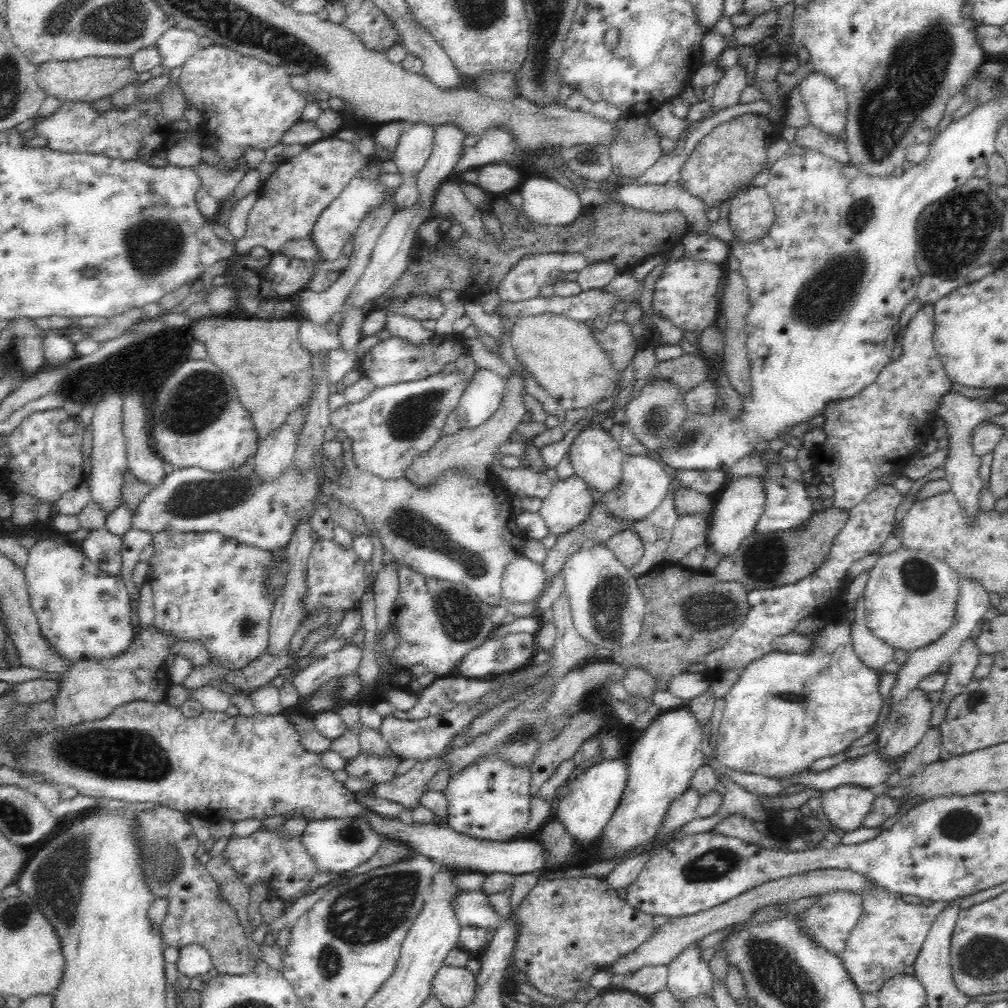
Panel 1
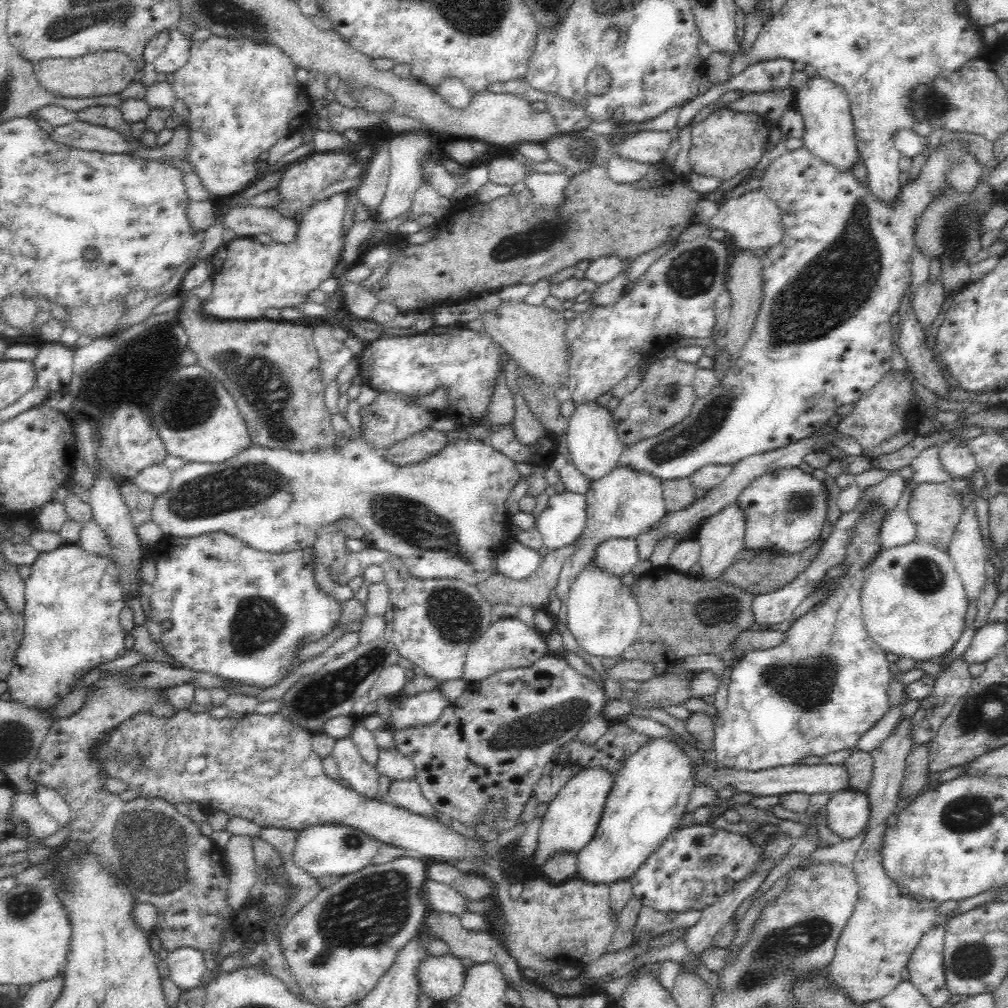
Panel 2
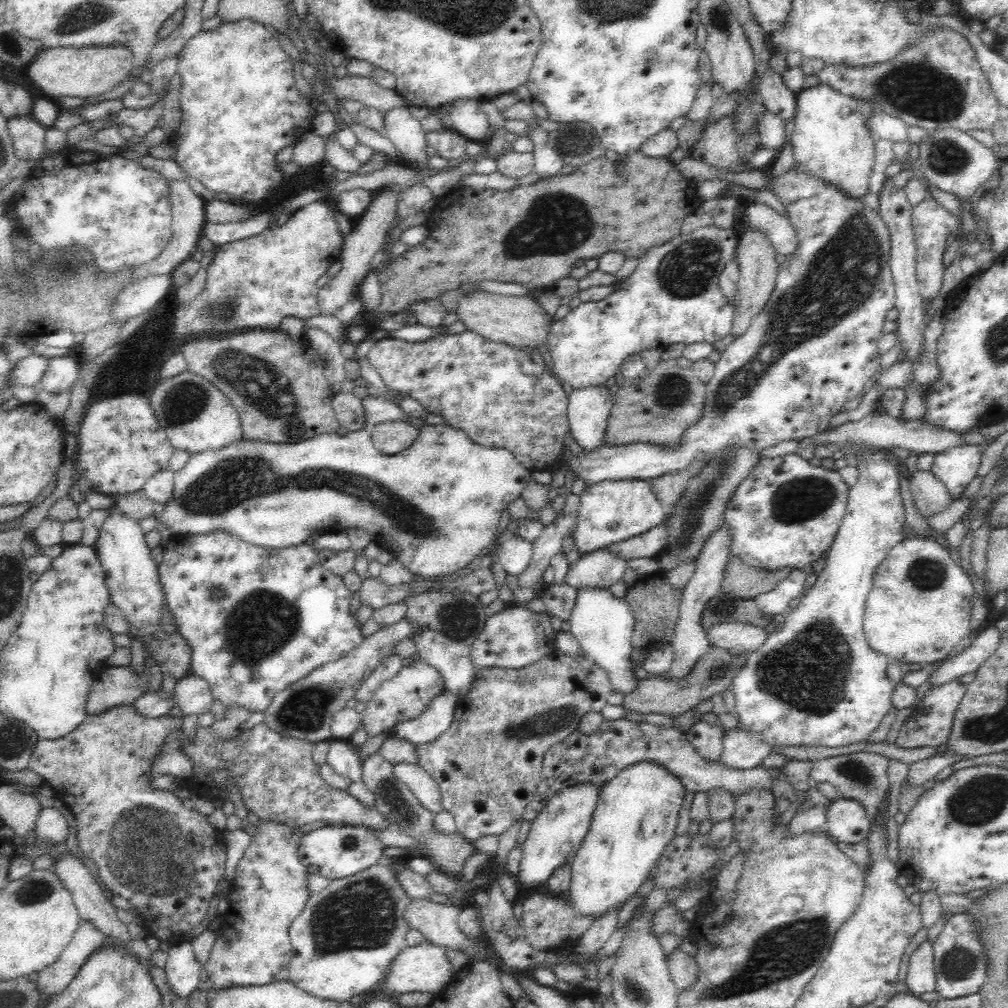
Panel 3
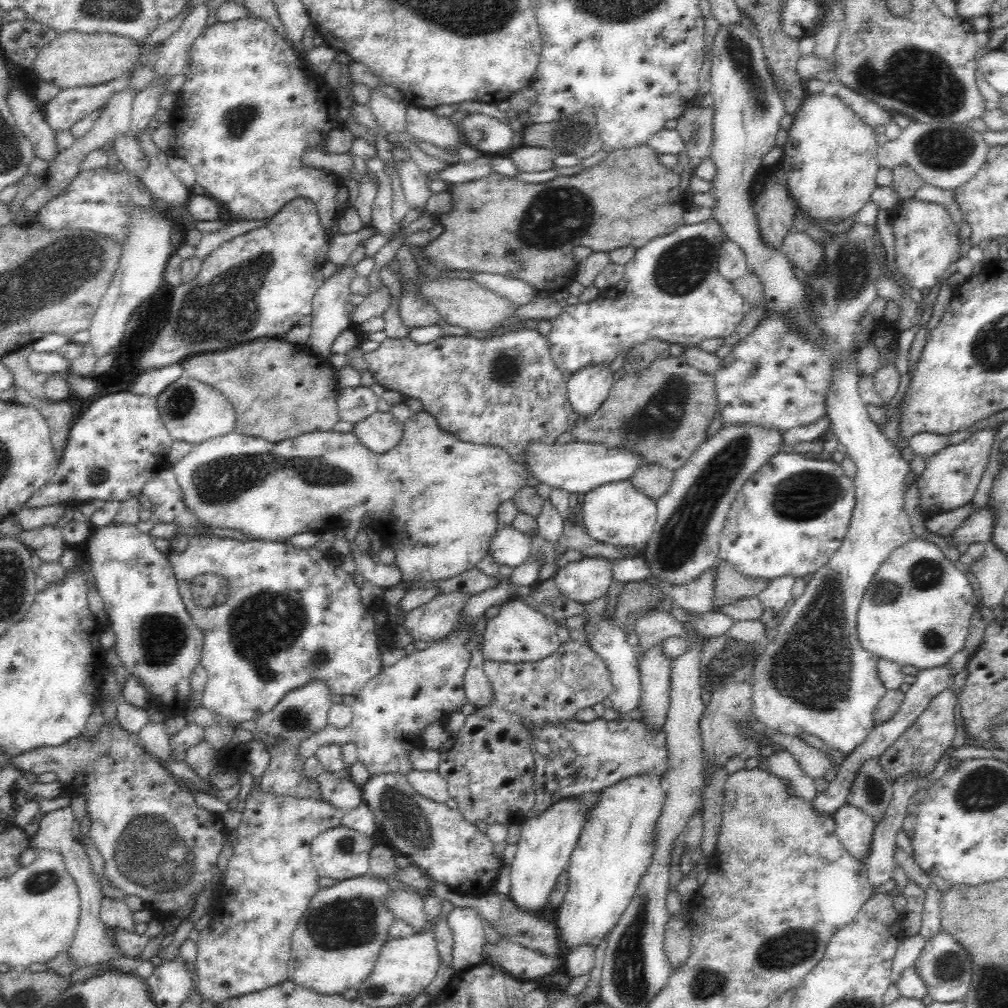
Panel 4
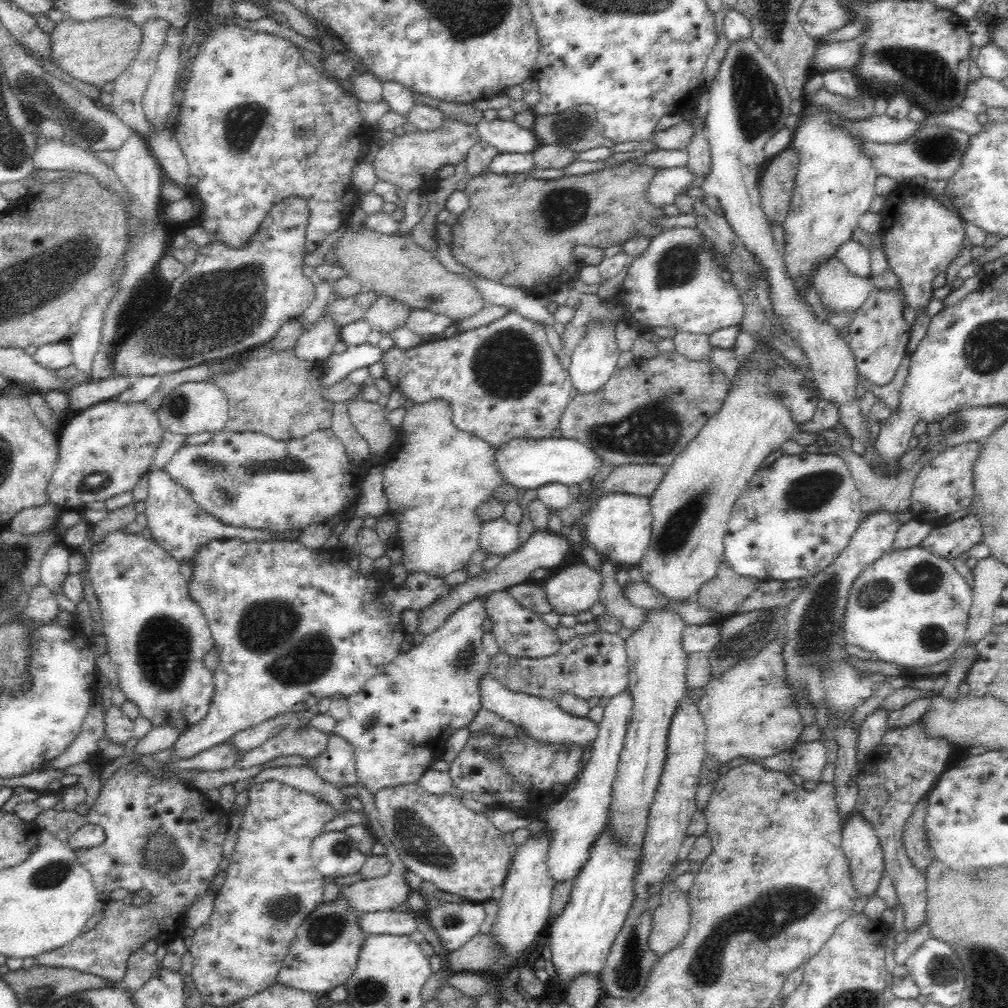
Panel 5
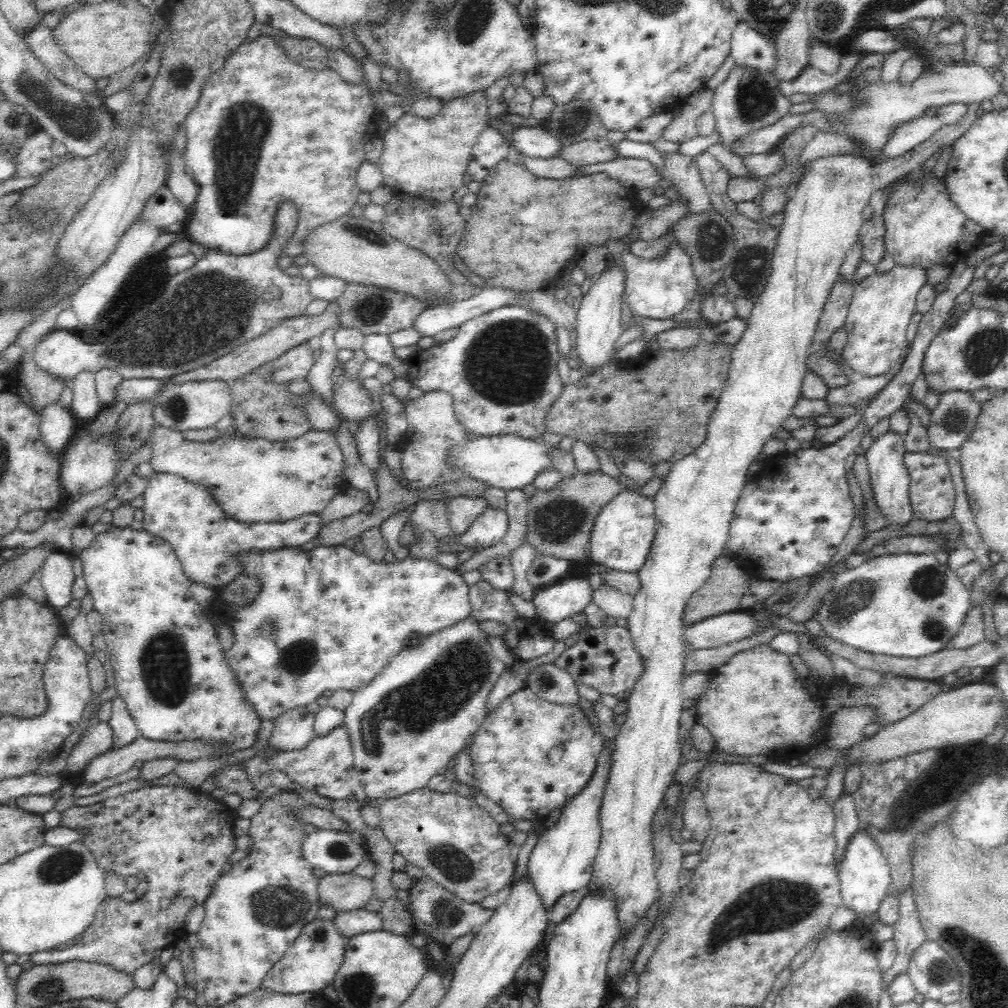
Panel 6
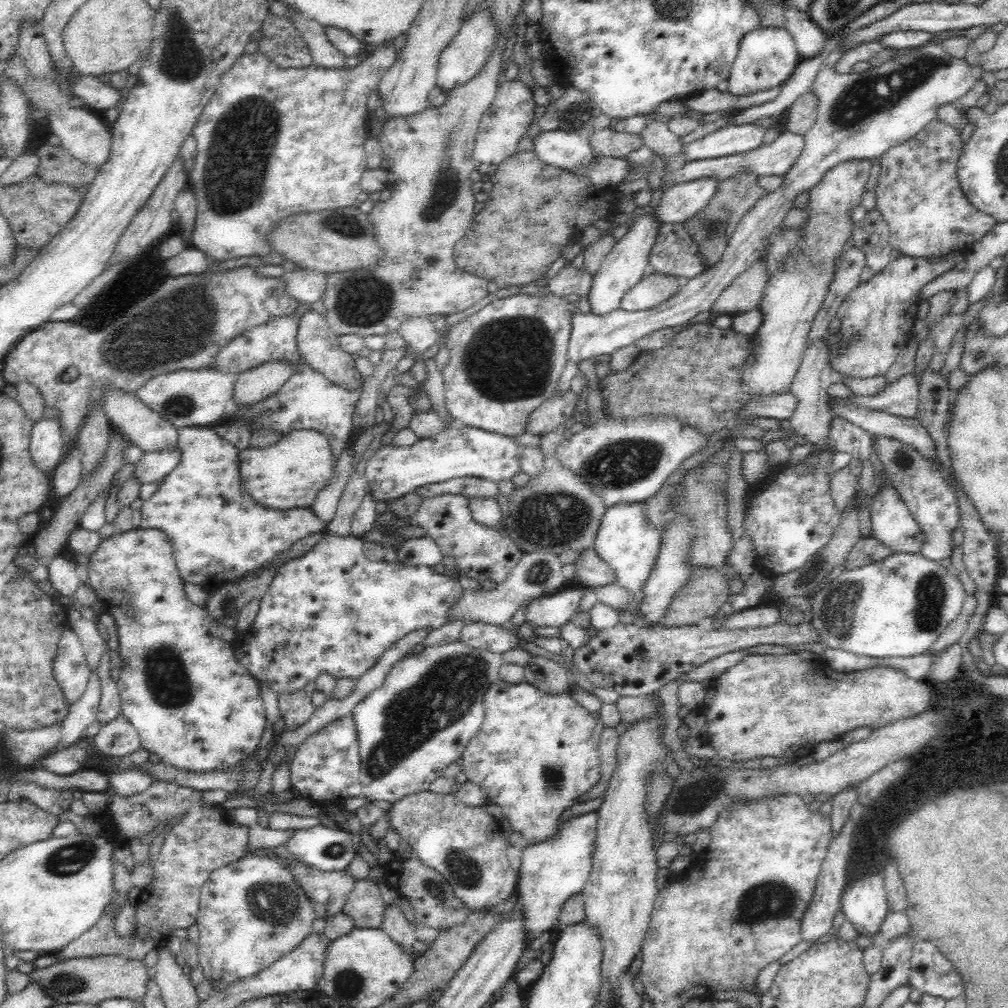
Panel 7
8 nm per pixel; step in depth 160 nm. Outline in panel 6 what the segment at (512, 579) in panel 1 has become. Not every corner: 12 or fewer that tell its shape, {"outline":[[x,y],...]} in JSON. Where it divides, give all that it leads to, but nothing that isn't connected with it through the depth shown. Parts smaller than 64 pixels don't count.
{"outline":[[488,507],[460,536],[468,548],[505,537],[507,512]]}

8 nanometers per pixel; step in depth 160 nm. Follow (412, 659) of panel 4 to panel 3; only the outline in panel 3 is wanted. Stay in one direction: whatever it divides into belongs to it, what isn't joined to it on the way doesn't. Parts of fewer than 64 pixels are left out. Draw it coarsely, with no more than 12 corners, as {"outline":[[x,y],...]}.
{"outline":[[420,660],[384,682],[361,714],[368,736],[393,735],[446,689]]}

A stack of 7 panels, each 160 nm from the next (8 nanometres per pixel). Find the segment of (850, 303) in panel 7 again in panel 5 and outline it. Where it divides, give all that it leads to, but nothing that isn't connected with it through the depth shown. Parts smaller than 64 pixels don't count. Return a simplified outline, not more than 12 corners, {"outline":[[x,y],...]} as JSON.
{"outline":[[875,289],[846,339],[859,374],[878,386],[907,354],[900,295]]}

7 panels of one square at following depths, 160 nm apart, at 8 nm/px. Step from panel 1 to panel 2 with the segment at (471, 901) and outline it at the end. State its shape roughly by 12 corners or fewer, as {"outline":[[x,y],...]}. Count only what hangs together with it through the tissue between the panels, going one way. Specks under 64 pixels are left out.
{"outline":[[428,878],[424,899],[430,910],[458,915],[470,899],[453,885]]}

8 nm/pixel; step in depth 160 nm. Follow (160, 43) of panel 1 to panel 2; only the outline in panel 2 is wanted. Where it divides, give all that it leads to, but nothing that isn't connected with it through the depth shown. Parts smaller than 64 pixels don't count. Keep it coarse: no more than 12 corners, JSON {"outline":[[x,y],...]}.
{"outline":[[170,28],[155,72],[175,73],[188,62],[190,35]]}

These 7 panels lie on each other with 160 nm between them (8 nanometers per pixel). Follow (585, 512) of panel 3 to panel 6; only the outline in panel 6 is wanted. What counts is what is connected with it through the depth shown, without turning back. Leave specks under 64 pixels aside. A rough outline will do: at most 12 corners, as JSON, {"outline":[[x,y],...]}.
{"outline":[[623,490],[598,512],[589,560],[637,573],[656,532],[652,498]]}

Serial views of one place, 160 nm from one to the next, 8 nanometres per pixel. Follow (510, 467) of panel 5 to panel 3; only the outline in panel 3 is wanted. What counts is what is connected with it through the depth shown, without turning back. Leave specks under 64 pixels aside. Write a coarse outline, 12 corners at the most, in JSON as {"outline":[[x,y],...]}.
{"outline":[[795,164],[798,246],[678,446],[570,458],[650,480],[827,430],[881,367],[879,211]]}

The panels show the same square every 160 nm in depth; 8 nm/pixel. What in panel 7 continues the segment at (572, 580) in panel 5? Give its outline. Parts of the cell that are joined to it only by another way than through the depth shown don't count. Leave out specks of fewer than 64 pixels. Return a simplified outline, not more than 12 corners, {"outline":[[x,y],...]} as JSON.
{"outline":[[580,587],[556,590],[527,605],[532,628],[562,627],[584,600]]}

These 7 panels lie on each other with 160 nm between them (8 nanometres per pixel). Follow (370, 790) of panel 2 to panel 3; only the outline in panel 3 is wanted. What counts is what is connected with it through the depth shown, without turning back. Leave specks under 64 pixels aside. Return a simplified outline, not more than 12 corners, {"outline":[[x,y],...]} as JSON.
{"outline":[[331,739],[327,764],[350,782],[362,781],[360,752]]}

